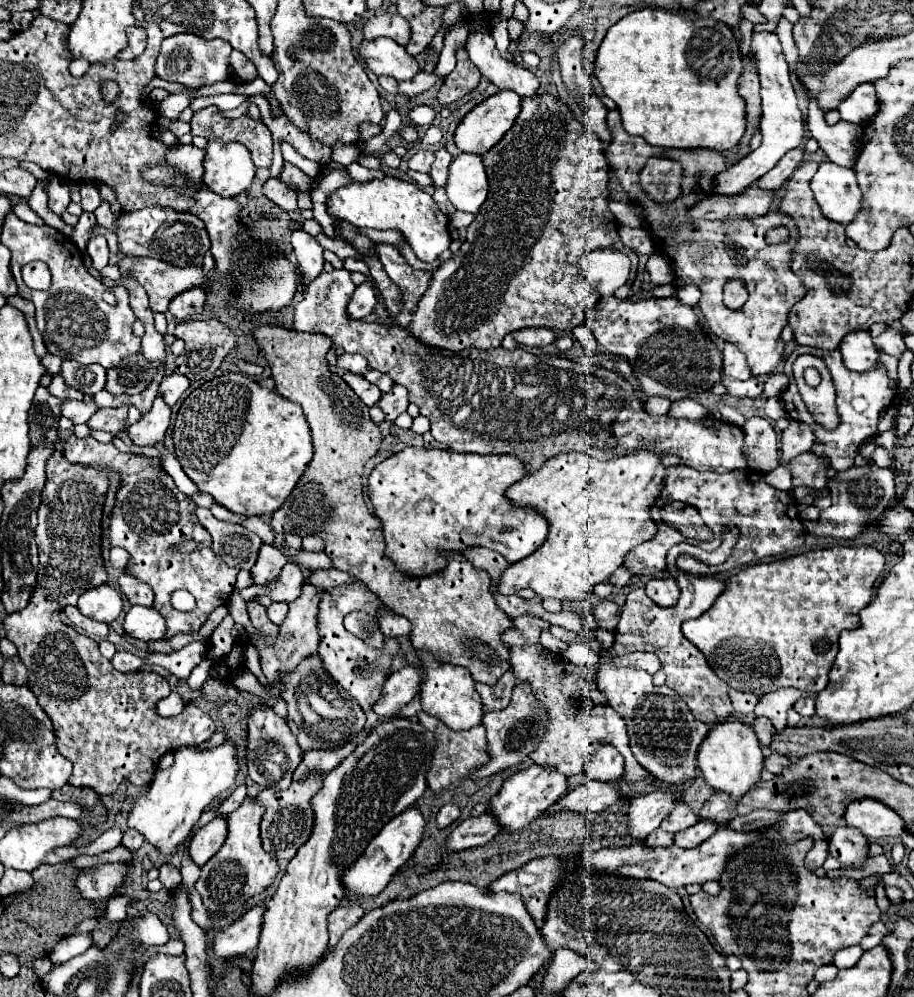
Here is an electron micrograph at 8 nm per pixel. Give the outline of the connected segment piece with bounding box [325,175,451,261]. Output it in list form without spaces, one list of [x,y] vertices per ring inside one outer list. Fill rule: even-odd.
[[[385,175],[383,179],[371,179],[367,183],[347,183],[327,195],[325,207],[329,217],[347,221],[357,227],[399,229],[421,261],[435,261],[451,243],[447,227],[449,219],[443,211],[437,209],[433,197],[419,189],[415,183],[401,181],[391,175]]]

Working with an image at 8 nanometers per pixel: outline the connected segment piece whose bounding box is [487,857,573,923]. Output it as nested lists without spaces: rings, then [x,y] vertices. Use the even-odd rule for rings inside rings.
[[[539,857],[521,869],[501,875],[489,885],[487,893],[519,893],[533,921],[543,923],[547,899],[571,865],[573,857]]]

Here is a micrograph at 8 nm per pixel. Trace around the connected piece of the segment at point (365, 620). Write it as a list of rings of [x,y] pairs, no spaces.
[[[357,611],[357,613],[349,613],[345,617],[345,629],[353,635],[357,635],[359,639],[363,639],[367,645],[381,649],[385,645],[385,637],[381,633],[381,627],[377,623],[377,619],[365,611]]]

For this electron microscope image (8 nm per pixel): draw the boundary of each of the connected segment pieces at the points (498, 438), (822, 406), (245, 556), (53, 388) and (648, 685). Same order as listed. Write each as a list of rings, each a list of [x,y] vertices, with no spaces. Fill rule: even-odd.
[[[333,269],[331,273],[321,273],[315,281],[309,283],[309,287],[305,289],[305,299],[295,307],[295,317],[293,317],[293,329],[295,331],[321,331],[325,333],[337,347],[341,347],[345,353],[359,353],[367,359],[367,365],[369,369],[375,369],[379,373],[385,373],[385,375],[391,375],[391,379],[397,383],[397,385],[403,385],[407,387],[409,391],[409,401],[415,403],[419,407],[419,413],[423,417],[427,417],[431,421],[431,435],[437,443],[445,445],[447,449],[451,451],[457,451],[457,453],[481,453],[481,455],[515,455],[521,459],[521,463],[525,465],[525,471],[531,473],[531,471],[537,471],[547,459],[559,455],[559,453],[569,453],[569,451],[583,451],[595,459],[601,459],[601,461],[607,461],[607,459],[615,459],[615,457],[621,457],[621,455],[629,455],[631,451],[639,451],[639,449],[645,449],[645,451],[653,451],[657,455],[677,455],[681,459],[683,465],[687,467],[693,467],[697,471],[715,471],[715,473],[727,473],[727,471],[735,471],[735,469],[745,469],[747,467],[747,459],[743,457],[743,431],[735,425],[729,425],[729,423],[723,423],[721,419],[713,419],[713,417],[705,417],[701,421],[689,421],[689,419],[669,419],[667,415],[661,415],[661,417],[651,417],[647,413],[643,413],[643,403],[637,399],[635,395],[635,389],[617,373],[613,371],[607,371],[603,367],[595,367],[595,365],[581,365],[581,363],[573,363],[569,359],[563,359],[563,357],[549,357],[549,355],[533,355],[525,349],[503,349],[503,347],[497,347],[497,349],[489,349],[489,351],[477,351],[477,349],[465,349],[465,351],[459,351],[457,353],[451,353],[451,351],[445,351],[445,349],[431,349],[431,347],[425,347],[421,345],[415,337],[411,337],[407,333],[407,329],[403,327],[395,327],[395,325],[383,325],[383,323],[367,323],[367,321],[353,321],[347,317],[345,313],[345,307],[347,307],[347,301],[349,301],[349,295],[353,295],[355,291],[355,285],[351,281],[351,273],[345,271],[345,269]]]
[[[821,369],[821,383],[817,387],[807,387],[803,375],[799,375],[797,379],[799,379],[797,385],[799,385],[801,397],[805,405],[809,407],[813,419],[829,431],[837,427],[839,419],[837,419],[837,409],[835,409],[835,389],[833,389],[829,373]]]
[[[197,507],[195,511],[199,523],[213,537],[213,551],[223,557],[229,567],[235,569],[251,569],[257,561],[257,553],[261,547],[261,539],[255,533],[249,533],[245,527],[237,523],[219,521],[211,515],[209,509]]]
[[[55,375],[55,377],[51,379],[51,383],[49,383],[49,387],[47,387],[47,389],[49,389],[49,393],[51,393],[51,395],[59,397],[61,401],[65,401],[65,399],[81,401],[81,399],[83,399],[83,397],[81,397],[81,393],[79,393],[79,391],[75,391],[73,387],[69,387],[61,375]]]
[[[599,659],[599,691],[603,691],[609,699],[609,705],[625,719],[629,745],[637,761],[659,781],[667,785],[685,785],[697,777],[697,749],[705,739],[709,727],[693,719],[687,705],[673,693],[673,695],[657,695],[657,687],[651,681],[651,675],[645,671],[637,671],[631,667],[615,667],[607,659]]]

